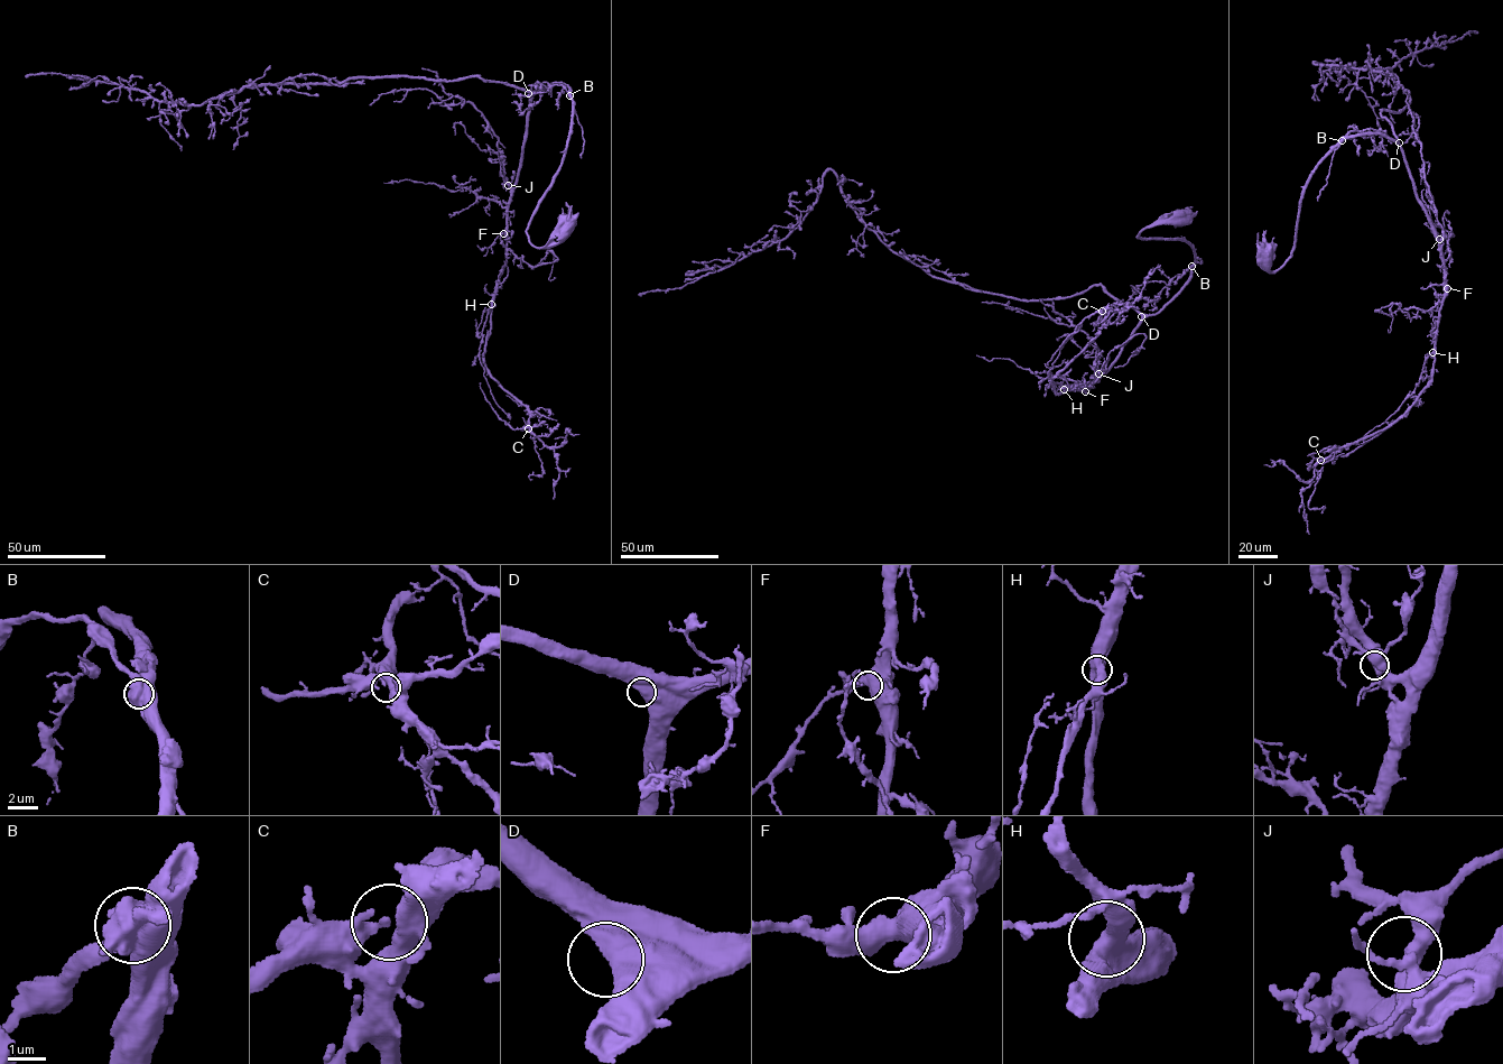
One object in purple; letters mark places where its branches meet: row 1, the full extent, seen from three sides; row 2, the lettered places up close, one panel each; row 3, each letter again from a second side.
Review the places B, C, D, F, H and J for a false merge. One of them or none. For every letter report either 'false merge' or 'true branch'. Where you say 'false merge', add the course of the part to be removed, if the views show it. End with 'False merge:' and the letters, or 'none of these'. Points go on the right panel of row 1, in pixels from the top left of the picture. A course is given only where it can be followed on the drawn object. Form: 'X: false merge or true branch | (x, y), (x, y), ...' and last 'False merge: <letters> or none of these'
B: false merge | (1342, 140), (1356, 130), (1362, 137), (1373, 137), (1374, 148), (1371, 154), (1369, 151)
C: true branch
D: true branch
F: true branch
H: true branch
J: true branch
False merge: B

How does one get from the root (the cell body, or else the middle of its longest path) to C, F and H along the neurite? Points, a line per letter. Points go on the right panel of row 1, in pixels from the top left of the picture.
C: (1264, 250), (1271, 271), (1290, 256), (1304, 185), (1336, 146), (1395, 141), (1445, 266), (1432, 381), (1320, 460)
F: (1264, 250), (1263, 266), (1278, 270), (1290, 256), (1316, 165), (1346, 138), (1379, 132), (1400, 147), (1447, 288)
H: (1264, 250), (1271, 271), (1290, 256), (1304, 185), (1336, 146), (1379, 132), (1395, 141), (1445, 266), (1432, 352)

